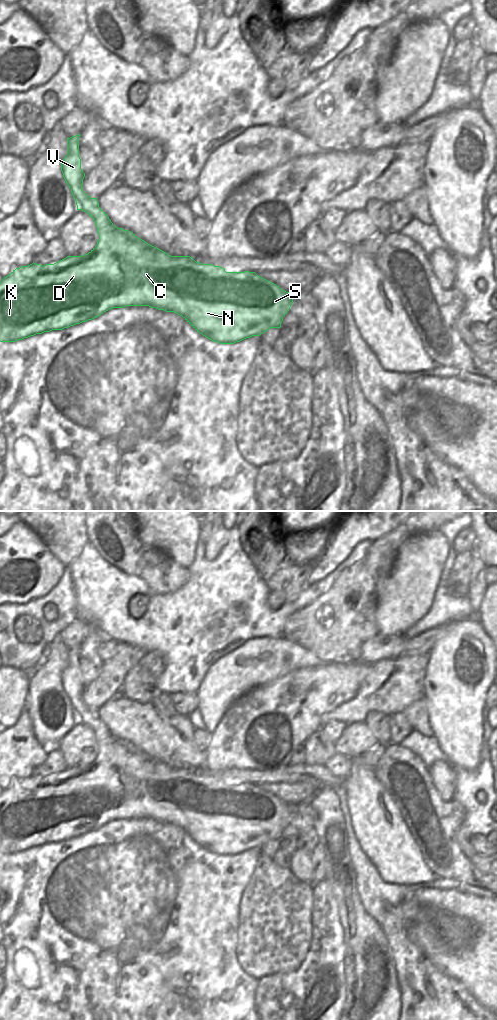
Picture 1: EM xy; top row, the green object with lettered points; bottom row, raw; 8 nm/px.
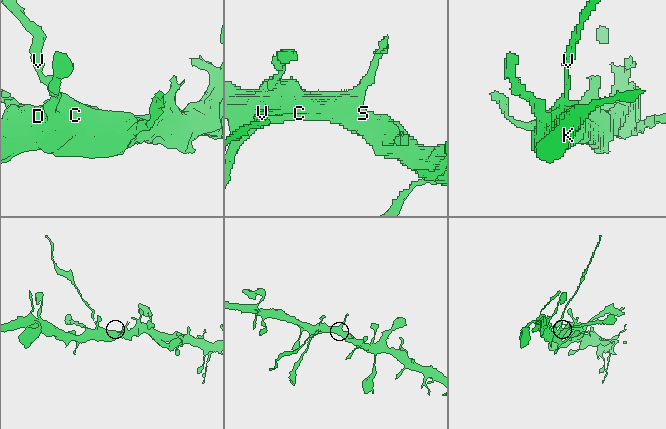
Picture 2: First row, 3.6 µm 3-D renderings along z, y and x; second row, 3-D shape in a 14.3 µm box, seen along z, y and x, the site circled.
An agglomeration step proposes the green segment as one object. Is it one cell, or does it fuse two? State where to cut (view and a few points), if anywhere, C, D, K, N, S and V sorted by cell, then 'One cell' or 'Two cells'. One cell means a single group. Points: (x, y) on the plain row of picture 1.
Split along xy (90, 709), (76, 713). Groups: C D K N S / V. Two cells

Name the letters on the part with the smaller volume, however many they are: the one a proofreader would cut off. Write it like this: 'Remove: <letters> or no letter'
Remove: V

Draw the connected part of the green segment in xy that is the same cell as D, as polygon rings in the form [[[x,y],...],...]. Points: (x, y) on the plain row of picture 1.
[[[97,710],[76,713],[77,722],[86,724],[94,733],[97,739],[99,751],[97,757],[88,765],[82,768],[67,768],[66,770],[44,778],[32,775],[13,782],[8,788],[0,793],[0,854],[16,854],[36,846],[62,842],[88,832],[92,832],[112,820],[124,820],[126,818],[149,818],[166,824],[174,824],[182,828],[197,844],[206,850],[220,856],[234,856],[252,848],[260,848],[270,840],[280,840],[283,829],[289,823],[293,809],[296,804],[286,804],[276,796],[258,788],[255,784],[226,784],[220,778],[202,776],[196,774],[190,768],[171,768],[168,765],[148,756],[128,742],[113,737],[107,726],[99,719]]]

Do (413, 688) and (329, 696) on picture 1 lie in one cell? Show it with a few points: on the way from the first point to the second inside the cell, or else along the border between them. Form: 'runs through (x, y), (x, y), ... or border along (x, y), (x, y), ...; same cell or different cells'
border along (366, 672), (356, 694), (336, 707); different cells

